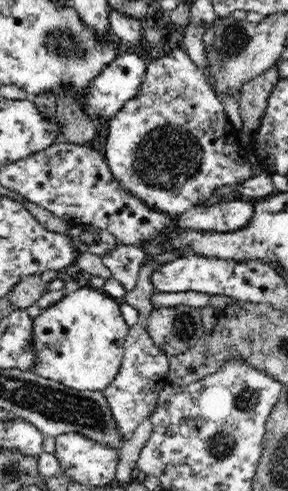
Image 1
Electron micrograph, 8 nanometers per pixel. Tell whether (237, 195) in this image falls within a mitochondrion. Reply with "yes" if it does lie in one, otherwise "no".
no

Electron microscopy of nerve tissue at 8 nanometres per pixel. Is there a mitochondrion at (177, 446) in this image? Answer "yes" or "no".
no

